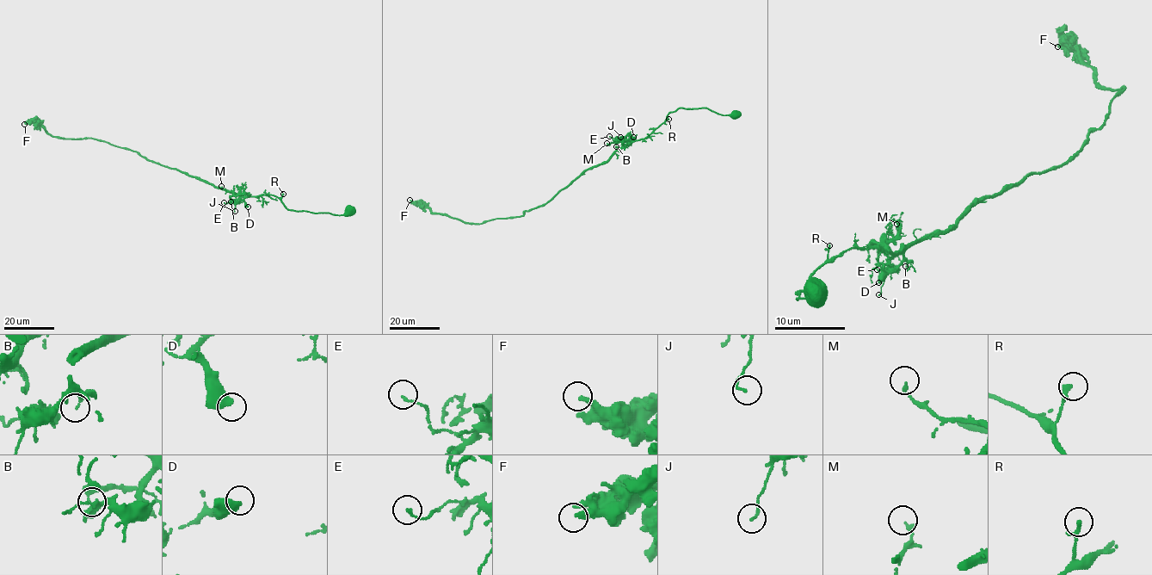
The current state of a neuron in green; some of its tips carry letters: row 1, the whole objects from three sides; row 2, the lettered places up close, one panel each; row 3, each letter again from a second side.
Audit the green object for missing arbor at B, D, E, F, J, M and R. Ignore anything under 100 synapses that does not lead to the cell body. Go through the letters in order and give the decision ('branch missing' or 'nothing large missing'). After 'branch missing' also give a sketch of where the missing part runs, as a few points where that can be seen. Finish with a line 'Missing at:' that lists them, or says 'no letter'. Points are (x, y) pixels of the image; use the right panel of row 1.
B: nothing large missing
D: nothing large missing
E: nothing large missing
F: nothing large missing
J: nothing large missing
M: nothing large missing
R: nothing large missing
Missing at: no letter

